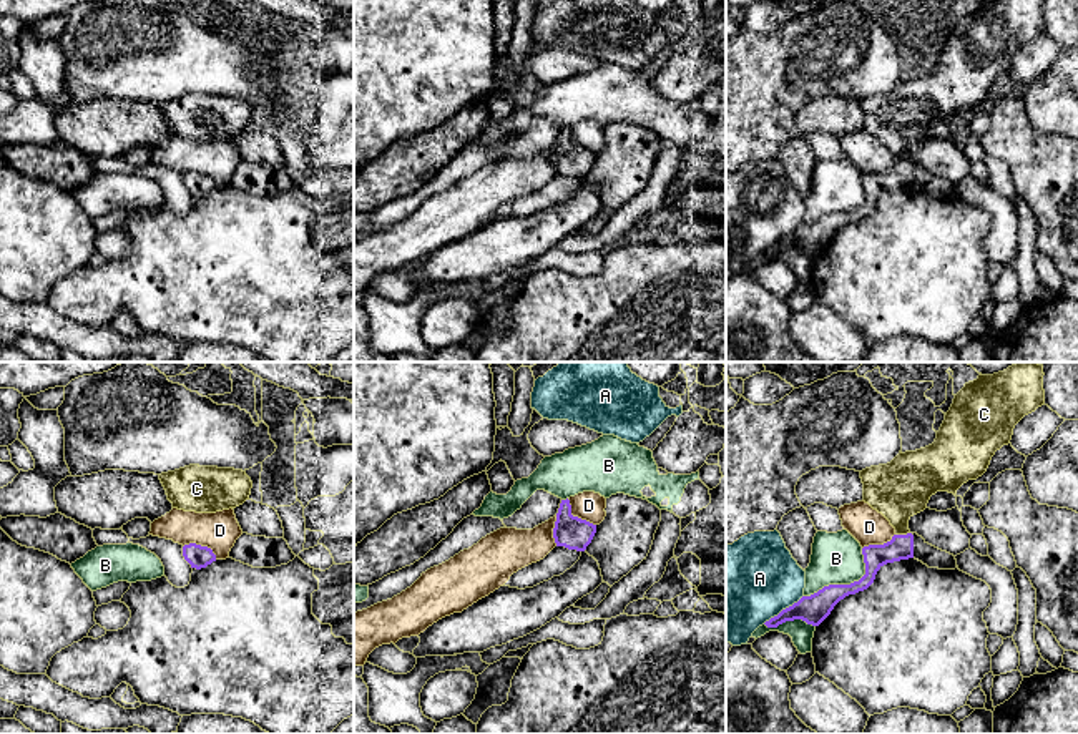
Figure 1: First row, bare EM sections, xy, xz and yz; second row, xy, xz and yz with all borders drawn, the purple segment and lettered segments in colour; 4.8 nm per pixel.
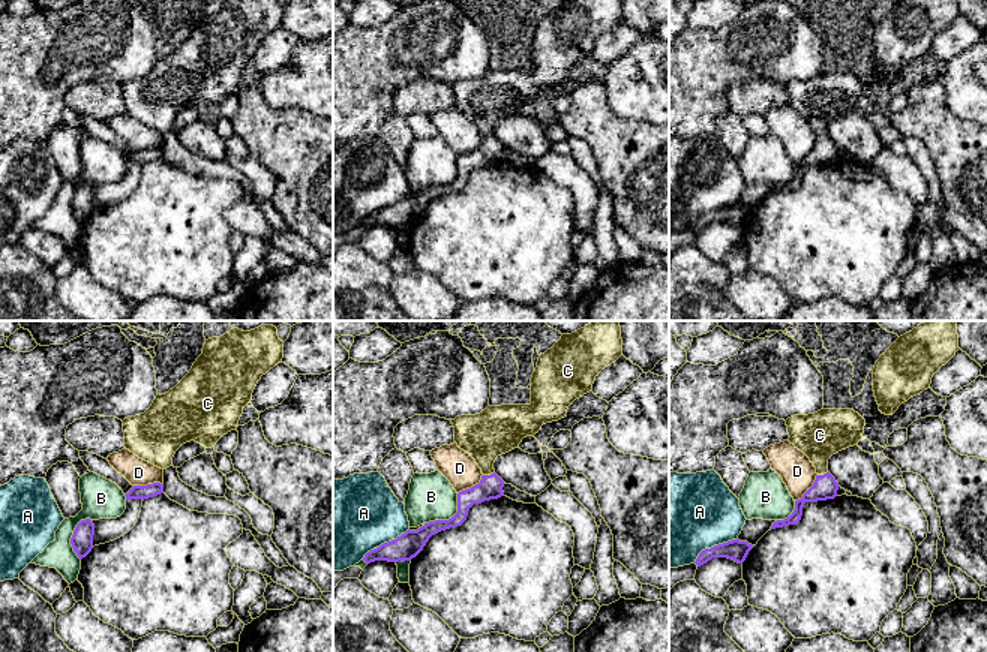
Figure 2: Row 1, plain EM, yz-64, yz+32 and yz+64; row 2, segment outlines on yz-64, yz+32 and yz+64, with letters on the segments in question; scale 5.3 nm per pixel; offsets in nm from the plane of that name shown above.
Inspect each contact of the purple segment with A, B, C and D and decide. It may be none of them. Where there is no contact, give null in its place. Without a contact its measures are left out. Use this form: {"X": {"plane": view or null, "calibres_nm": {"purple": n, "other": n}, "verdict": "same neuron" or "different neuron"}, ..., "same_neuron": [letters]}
{"A": {"plane": "yz", "calibres_nm": {"purple": 140, "other": 420}, "verdict": "different neuron"}, "B": {"plane": "yz", "calibres_nm": {"purple": 140, "other": 240}, "verdict": "different neuron"}, "C": {"plane": "yz", "calibres_nm": {"purple": 120, "other": 280}, "verdict": "same neuron"}, "D": {"plane": "xz", "calibres_nm": {"purple": 160, "other": 140}, "verdict": "different neuron"}, "same_neuron": ["C"]}

